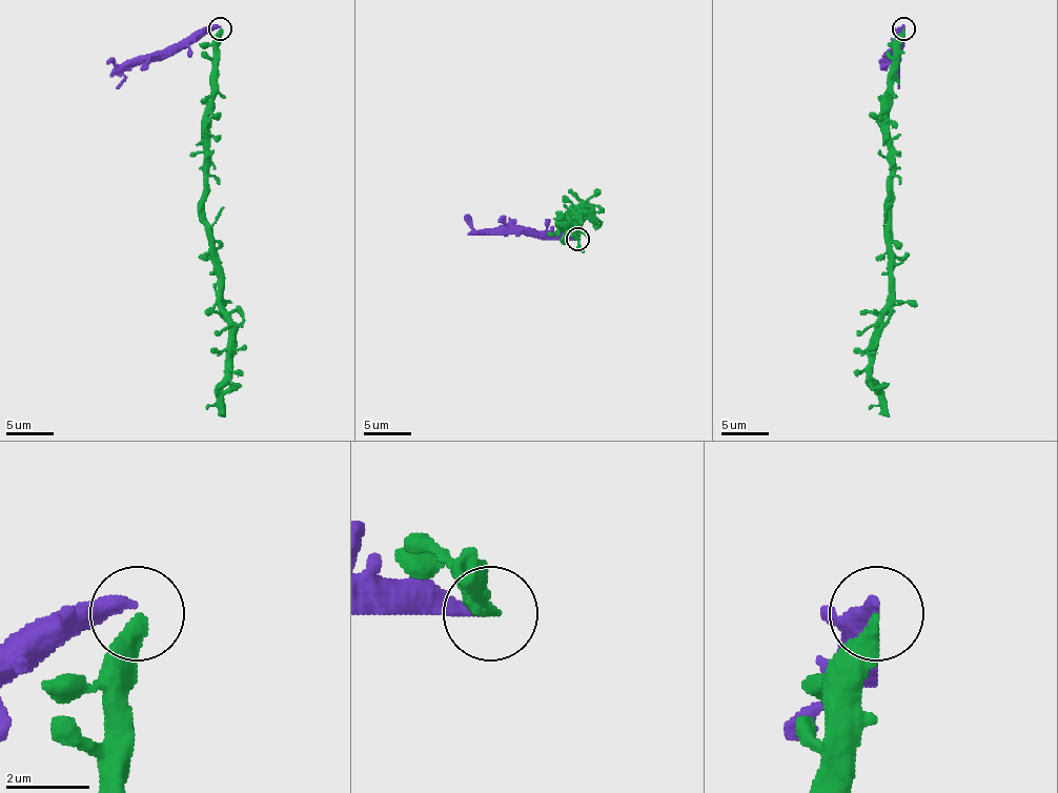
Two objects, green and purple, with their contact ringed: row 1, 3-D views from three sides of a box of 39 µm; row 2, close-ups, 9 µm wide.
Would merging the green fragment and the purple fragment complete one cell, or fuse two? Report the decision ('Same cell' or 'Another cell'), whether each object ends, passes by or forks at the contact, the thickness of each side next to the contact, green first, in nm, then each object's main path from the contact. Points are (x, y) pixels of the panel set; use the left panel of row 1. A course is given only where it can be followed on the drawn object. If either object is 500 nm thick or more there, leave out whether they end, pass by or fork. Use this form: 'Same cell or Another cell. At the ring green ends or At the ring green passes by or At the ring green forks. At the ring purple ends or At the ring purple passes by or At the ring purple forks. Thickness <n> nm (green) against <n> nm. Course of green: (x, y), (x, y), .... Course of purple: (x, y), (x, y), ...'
Same cell. At the ring green ends. At the ring purple ends. Thickness 360 nm (green) against 320 nm. Course of green: (221, 28), (206, 118), (204, 230), (214, 272), (221, 280), (228, 383), (206, 408). Course of purple: (221, 26), (204, 26), (158, 55), (116, 64), (108, 59)

